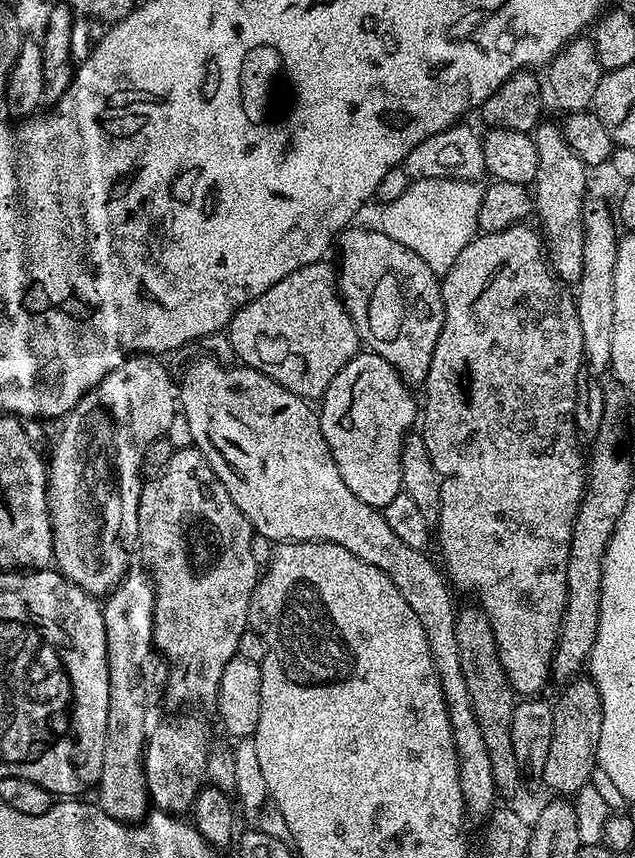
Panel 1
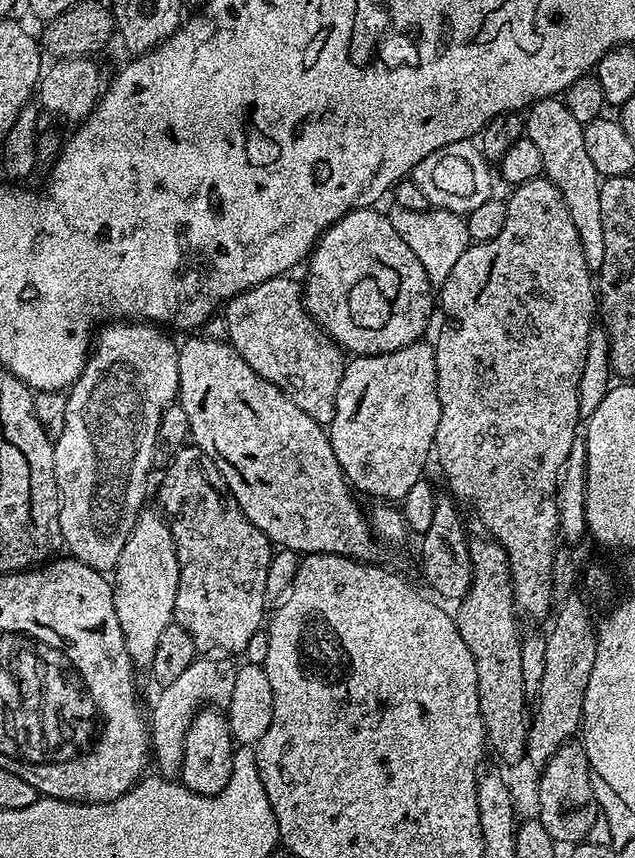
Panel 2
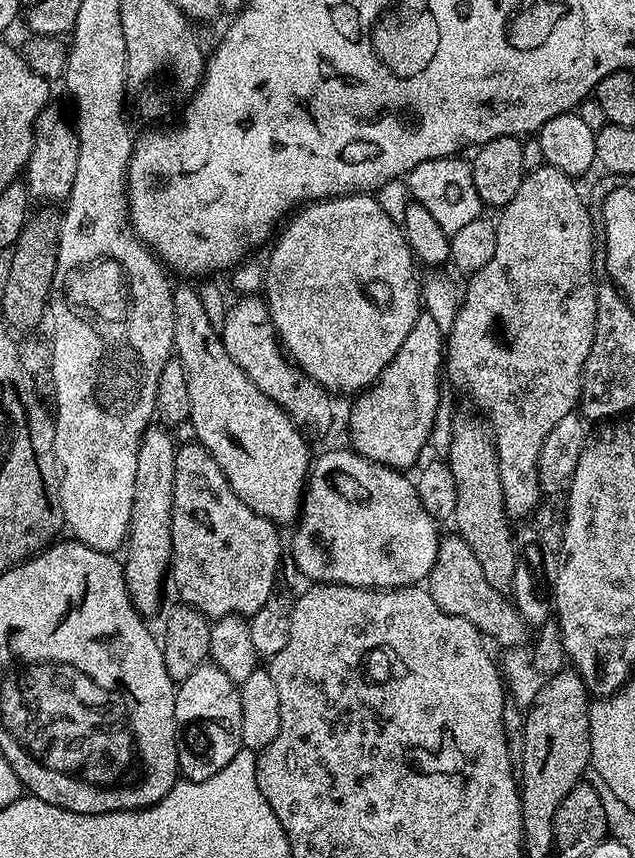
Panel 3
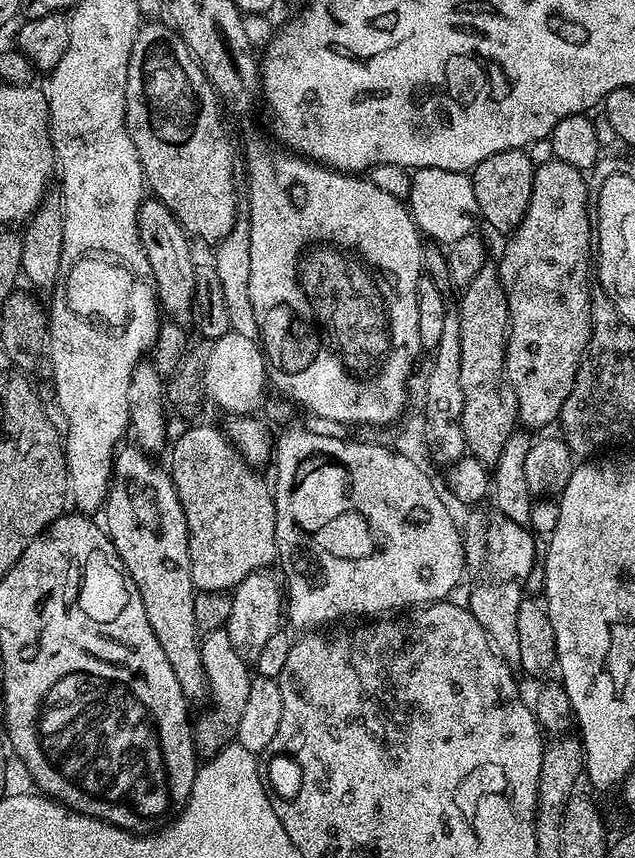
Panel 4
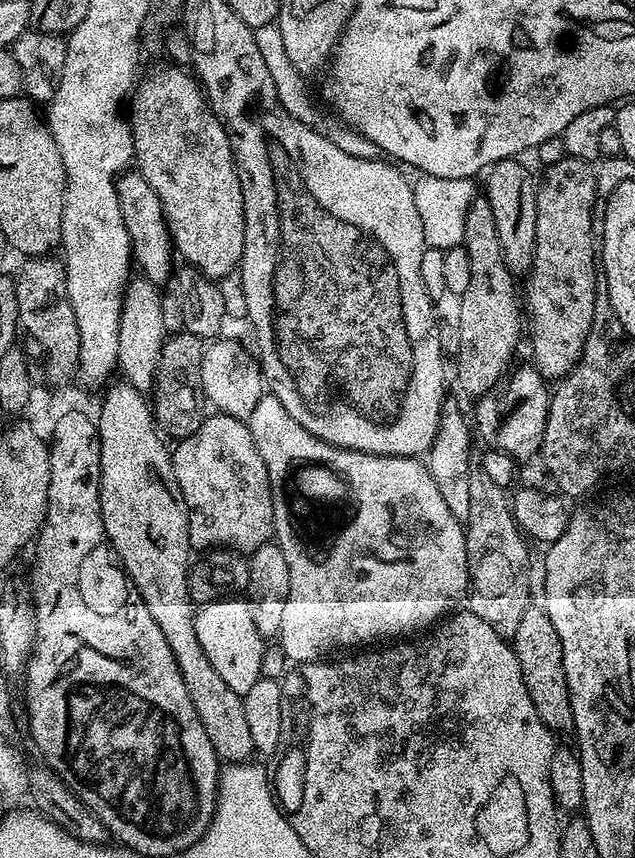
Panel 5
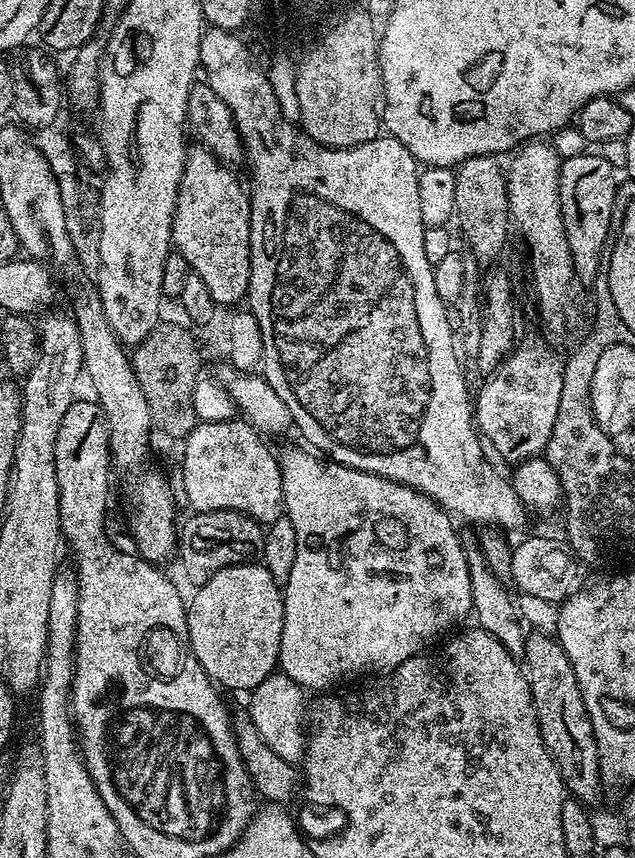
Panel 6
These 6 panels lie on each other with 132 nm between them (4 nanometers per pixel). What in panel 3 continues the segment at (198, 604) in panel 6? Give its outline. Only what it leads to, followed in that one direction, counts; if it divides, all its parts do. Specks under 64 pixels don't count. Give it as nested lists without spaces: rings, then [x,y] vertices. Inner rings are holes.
[[[205,662],[176,684],[176,749],[180,776],[202,782],[214,778],[218,770],[228,766],[234,754],[244,747],[242,742],[242,702],[238,685],[217,664]]]

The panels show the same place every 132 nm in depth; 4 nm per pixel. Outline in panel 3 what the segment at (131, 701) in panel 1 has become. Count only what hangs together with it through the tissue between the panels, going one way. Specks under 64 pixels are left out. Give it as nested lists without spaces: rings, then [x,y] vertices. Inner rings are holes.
[[[149,426],[140,439],[136,485],[126,537],[128,557],[122,560],[124,581],[132,604],[145,618],[160,608],[160,591],[164,588],[164,580],[166,584],[172,563],[172,495],[178,444],[172,441],[168,432],[171,431],[164,426]]]

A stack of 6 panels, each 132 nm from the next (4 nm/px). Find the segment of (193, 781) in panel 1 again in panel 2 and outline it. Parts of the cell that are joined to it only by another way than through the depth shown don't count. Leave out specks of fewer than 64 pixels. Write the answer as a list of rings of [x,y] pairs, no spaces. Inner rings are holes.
[[[197,658],[190,666],[186,666],[185,672],[176,681],[170,682],[170,686],[157,691],[156,701],[152,704],[152,716],[150,712],[150,756],[159,775],[179,777],[190,722],[201,708],[213,702],[226,706],[230,702],[230,694],[234,694],[235,677],[236,668],[228,665],[226,661]]]

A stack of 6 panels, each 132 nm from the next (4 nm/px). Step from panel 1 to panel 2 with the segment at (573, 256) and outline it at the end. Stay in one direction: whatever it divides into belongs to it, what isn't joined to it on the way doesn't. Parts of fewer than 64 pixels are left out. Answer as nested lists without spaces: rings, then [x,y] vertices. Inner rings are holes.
[[[547,96],[544,100],[537,100],[526,112],[526,139],[538,146],[542,153],[543,175],[562,194],[566,202],[566,210],[570,210],[570,218],[574,218],[574,230],[578,230],[578,238],[582,242],[582,254],[586,254],[586,266],[594,274],[599,273],[602,260],[605,257],[605,239],[602,238],[601,203],[599,201],[600,184],[602,181],[594,162],[590,162],[590,153],[586,151],[584,125],[570,114],[563,99]]]

